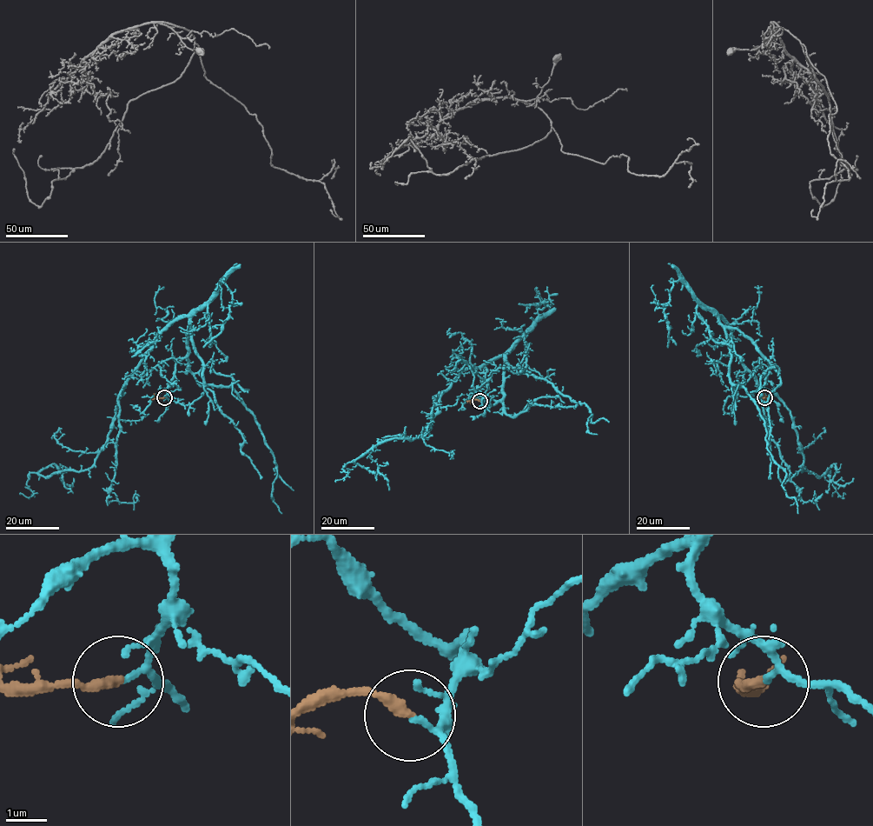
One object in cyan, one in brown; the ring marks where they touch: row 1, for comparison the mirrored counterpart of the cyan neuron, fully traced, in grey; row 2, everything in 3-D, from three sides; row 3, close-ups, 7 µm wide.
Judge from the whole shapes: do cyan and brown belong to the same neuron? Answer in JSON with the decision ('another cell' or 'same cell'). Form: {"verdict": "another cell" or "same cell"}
{"verdict": "same cell"}

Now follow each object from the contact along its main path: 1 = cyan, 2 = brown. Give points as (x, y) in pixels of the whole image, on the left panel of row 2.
1: (164, 397), (188, 351), (188, 316), (130, 375), (95, 462), (39, 473), (54, 464), (63, 482), (73, 478)
2: (163, 397), (152, 400)

